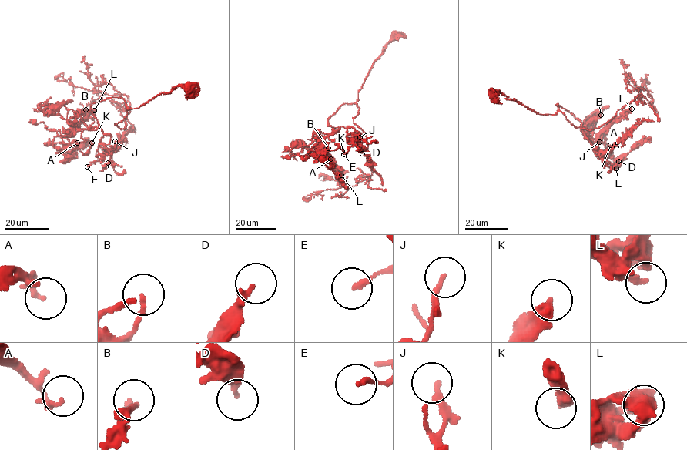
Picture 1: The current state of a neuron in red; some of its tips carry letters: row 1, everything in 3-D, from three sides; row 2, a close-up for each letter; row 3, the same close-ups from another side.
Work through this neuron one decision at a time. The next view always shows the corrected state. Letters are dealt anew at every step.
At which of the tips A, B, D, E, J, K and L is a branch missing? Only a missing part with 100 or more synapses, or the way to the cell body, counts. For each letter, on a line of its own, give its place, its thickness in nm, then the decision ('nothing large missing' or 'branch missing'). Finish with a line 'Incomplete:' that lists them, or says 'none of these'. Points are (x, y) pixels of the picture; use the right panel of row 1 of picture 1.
A: at (616, 146); 190 nm thick; nothing large missing
B: at (601, 115); 180 nm thick; branch missing
D: at (618, 161); 240 nm thick; nothing large missing
E: at (616, 168); 170 nm thick; nothing large missing
J: at (599, 142); 200 nm thick; nothing large missing
K: at (610, 145); 380 nm thick; nothing large missing
L: at (631, 109); 220 nm thick; nothing large missing
Incomplete: B

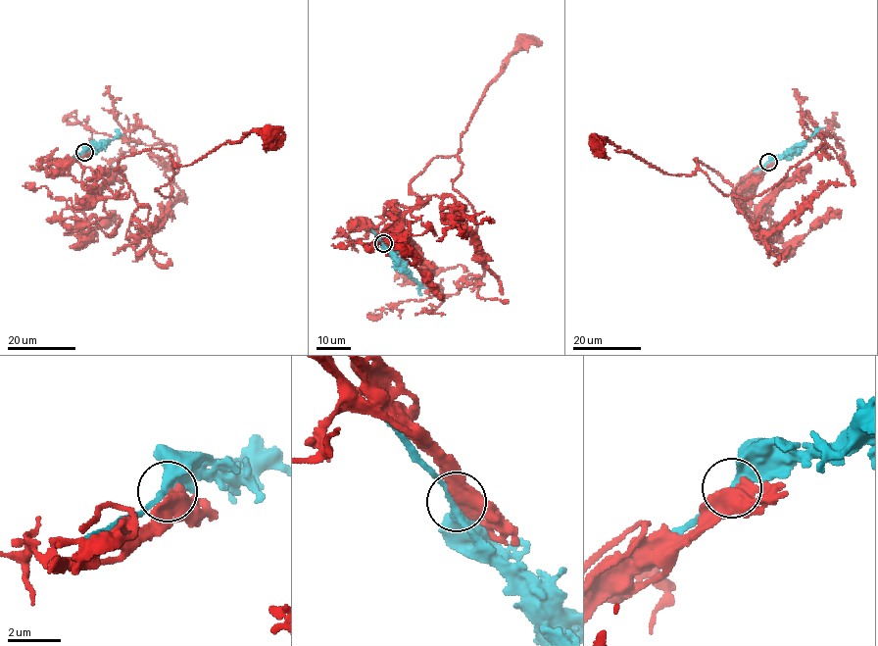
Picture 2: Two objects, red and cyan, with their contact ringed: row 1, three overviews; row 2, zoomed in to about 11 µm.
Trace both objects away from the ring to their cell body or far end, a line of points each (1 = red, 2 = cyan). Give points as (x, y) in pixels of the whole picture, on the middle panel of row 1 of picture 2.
1: (383, 243), (369, 221), (400, 218), (430, 197), (410, 183), (434, 158), (456, 155), (484, 90), (524, 41)
2: (383, 243), (417, 281), (421, 295)

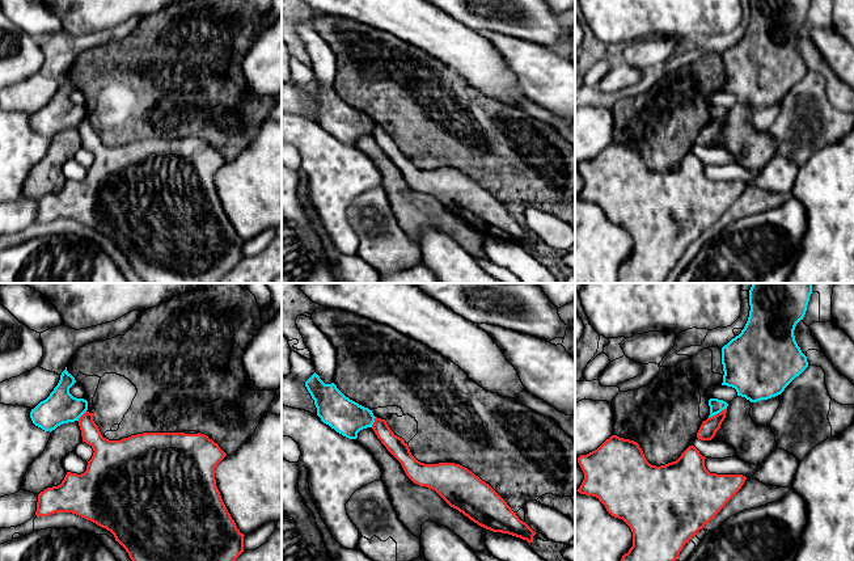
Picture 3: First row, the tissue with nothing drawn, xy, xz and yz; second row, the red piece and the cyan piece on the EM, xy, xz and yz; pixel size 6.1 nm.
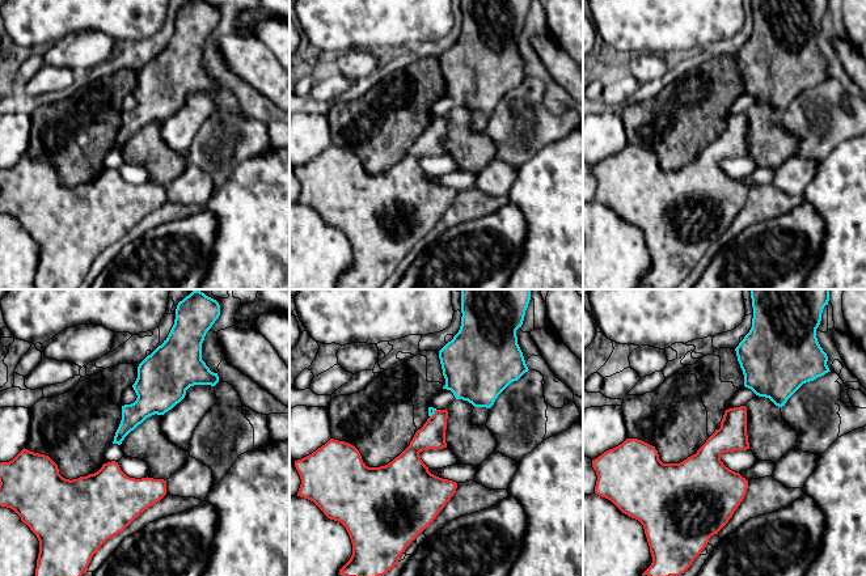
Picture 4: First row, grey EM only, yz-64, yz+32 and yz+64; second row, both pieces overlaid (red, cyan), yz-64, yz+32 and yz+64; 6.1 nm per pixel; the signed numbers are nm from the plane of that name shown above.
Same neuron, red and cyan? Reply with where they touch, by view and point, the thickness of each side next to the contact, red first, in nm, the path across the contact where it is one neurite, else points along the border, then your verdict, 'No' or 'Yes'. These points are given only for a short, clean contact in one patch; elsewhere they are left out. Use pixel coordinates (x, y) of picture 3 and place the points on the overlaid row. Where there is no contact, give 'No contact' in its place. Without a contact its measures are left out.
Touches red at yz (718, 413). Thickness 110 nm (red) against 80 nm. Path across: yz (709, 427), (718, 413), (715, 405). Yes

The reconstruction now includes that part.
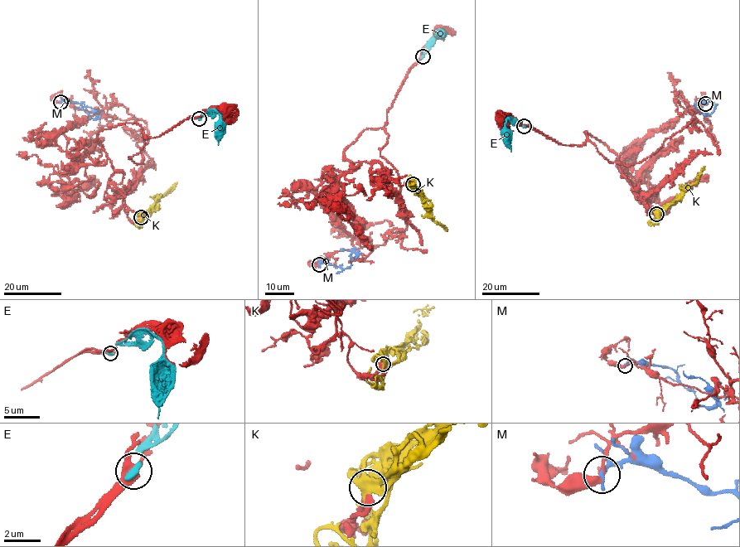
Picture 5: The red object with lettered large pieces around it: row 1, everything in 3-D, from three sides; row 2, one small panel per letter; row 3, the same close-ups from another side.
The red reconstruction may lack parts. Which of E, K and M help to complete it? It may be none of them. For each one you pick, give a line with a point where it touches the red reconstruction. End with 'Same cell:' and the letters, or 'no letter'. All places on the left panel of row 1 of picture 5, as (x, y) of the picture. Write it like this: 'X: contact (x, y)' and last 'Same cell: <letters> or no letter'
Same cell: no letter

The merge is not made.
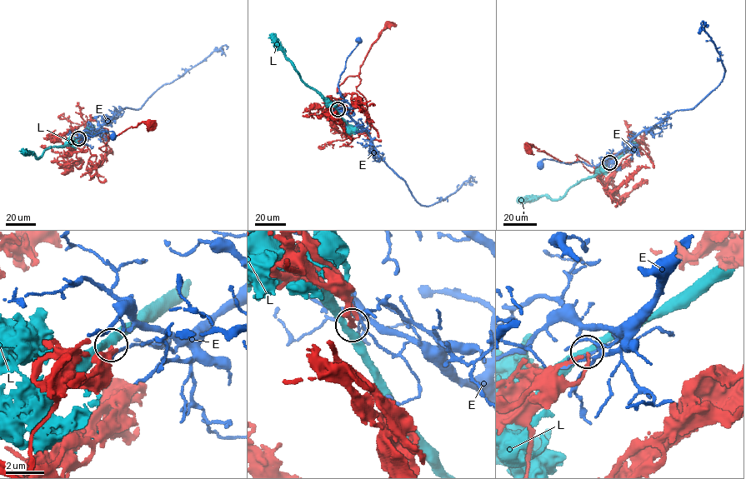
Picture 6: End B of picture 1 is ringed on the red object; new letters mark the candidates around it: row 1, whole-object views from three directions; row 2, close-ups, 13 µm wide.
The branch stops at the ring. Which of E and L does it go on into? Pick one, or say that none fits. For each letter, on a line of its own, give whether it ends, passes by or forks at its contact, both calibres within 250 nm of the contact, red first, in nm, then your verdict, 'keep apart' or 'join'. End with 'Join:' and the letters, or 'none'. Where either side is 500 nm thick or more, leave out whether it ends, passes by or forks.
E: it ends; calibres 240 and 150 nm; keep apart
L: it passes by; calibres 180 and 400 nm; keep apart
Join: none

